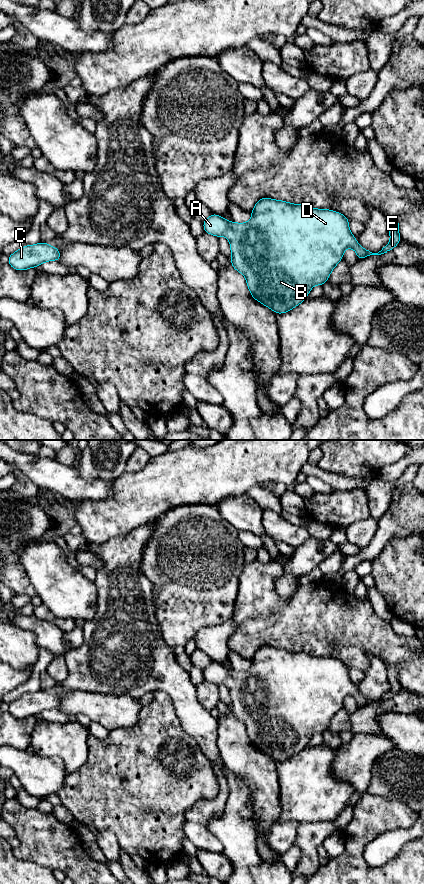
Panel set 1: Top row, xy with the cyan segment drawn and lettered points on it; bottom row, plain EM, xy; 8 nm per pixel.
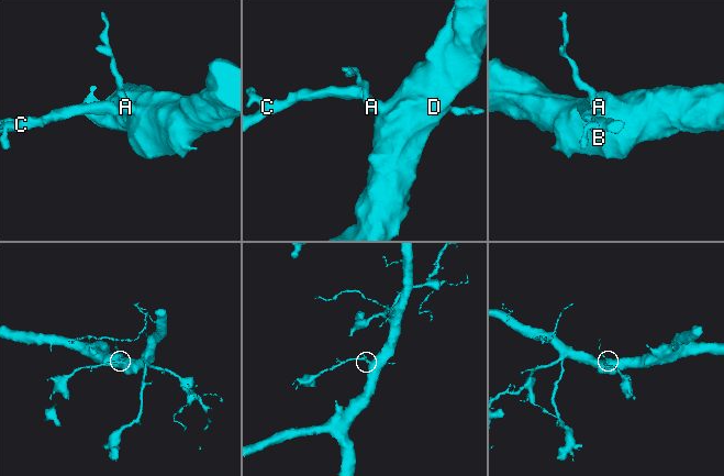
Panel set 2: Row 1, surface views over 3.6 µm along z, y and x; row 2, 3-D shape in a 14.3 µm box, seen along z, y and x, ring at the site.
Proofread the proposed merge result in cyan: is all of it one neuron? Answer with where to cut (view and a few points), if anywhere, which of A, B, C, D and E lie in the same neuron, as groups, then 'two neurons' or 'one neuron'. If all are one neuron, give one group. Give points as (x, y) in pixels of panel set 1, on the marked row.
no cut; A B C D E; one neuron

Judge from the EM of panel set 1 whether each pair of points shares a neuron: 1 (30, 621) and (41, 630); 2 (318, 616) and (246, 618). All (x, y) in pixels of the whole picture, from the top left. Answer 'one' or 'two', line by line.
1: one
2: one

